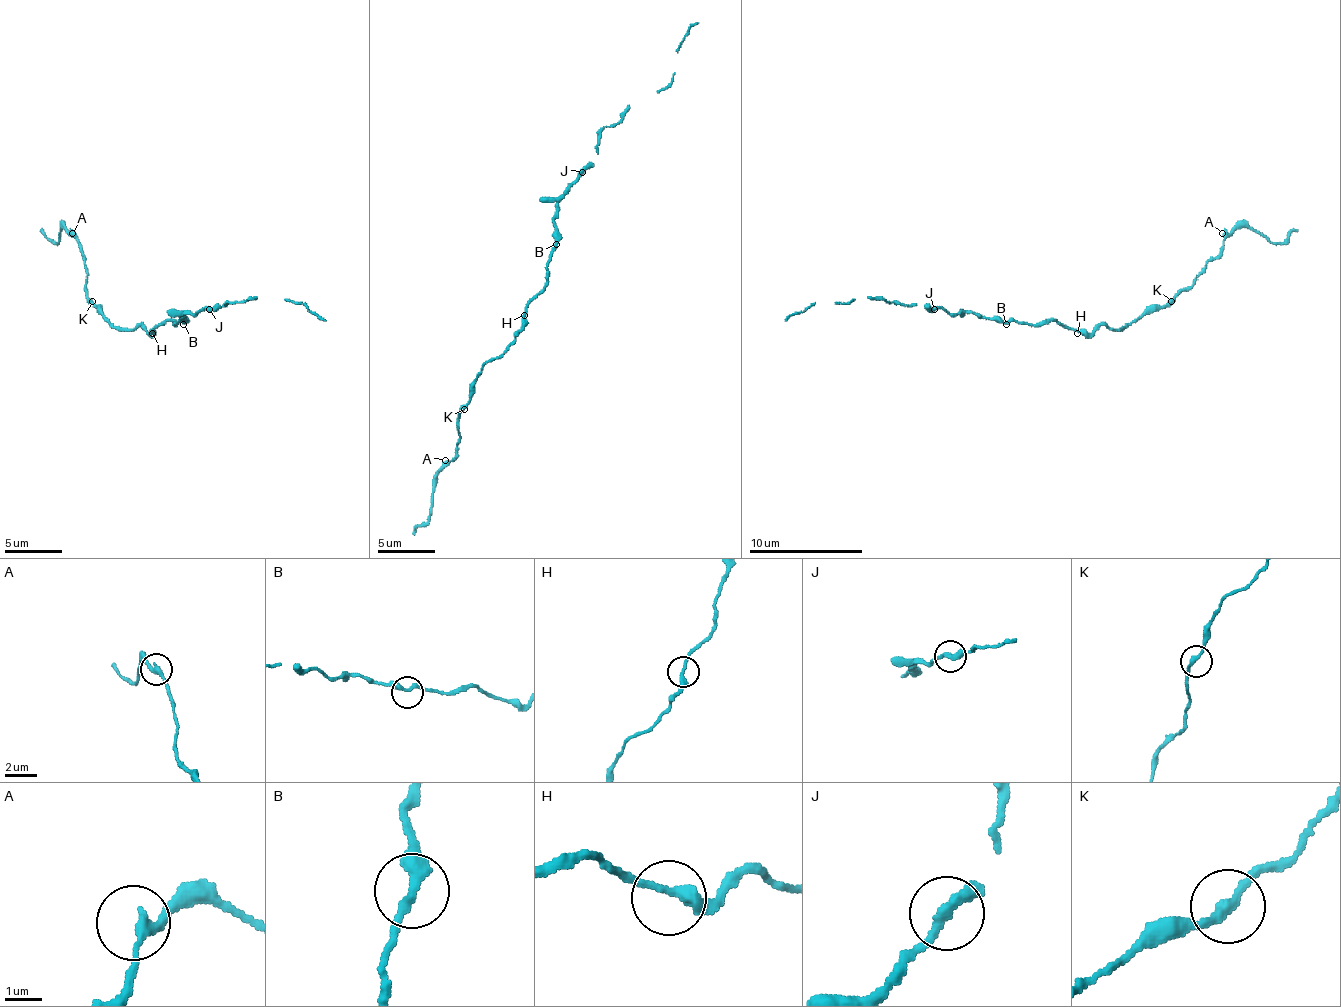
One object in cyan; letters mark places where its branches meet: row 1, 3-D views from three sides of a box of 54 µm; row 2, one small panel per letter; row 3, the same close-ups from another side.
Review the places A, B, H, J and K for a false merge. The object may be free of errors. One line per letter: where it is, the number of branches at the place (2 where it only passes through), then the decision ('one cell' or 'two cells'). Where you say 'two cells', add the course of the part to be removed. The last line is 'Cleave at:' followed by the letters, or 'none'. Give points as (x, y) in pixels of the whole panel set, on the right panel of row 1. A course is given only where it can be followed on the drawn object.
A: (1222, 233) | 2 | one cell
B: (1006, 324) | 2 | one cell
H: (1077, 333) | 2 | one cell
J: (934, 309) | 1 | one cell
K: (1171, 301) | 2 | one cell
Cleave at: none

